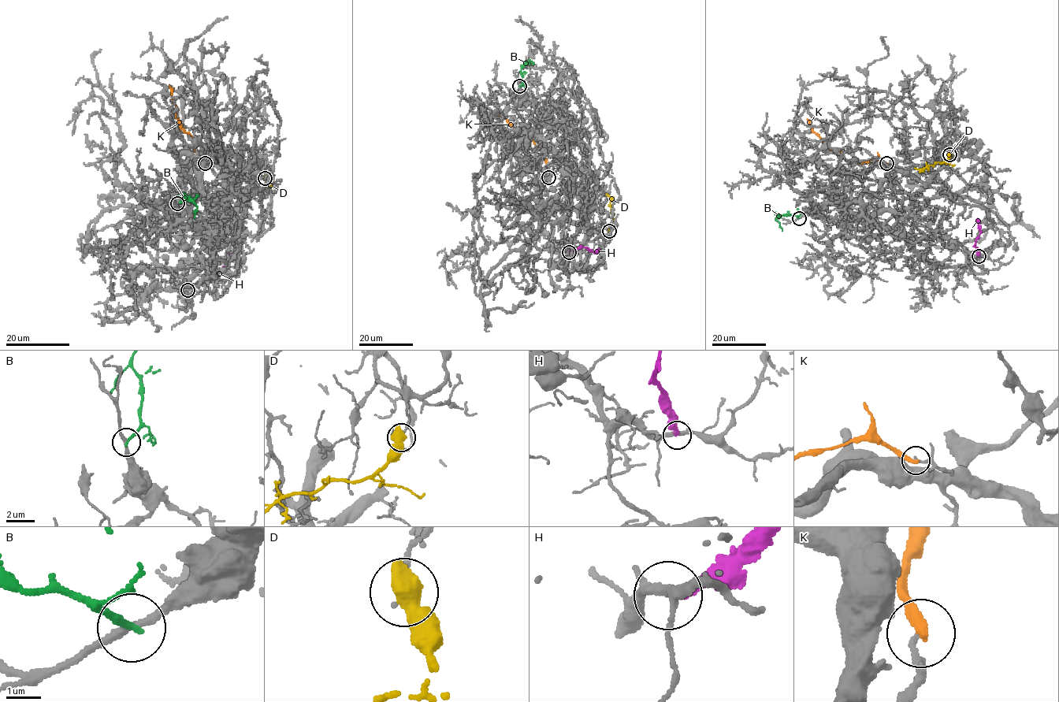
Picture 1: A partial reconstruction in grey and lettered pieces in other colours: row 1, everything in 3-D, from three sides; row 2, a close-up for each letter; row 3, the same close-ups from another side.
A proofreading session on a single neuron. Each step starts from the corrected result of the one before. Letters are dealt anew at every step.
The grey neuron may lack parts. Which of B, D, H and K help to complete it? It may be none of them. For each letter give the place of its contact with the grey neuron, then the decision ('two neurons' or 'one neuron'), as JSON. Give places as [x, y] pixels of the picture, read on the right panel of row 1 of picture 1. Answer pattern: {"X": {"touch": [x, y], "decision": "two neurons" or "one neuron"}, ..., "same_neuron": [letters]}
{"B": {"touch": [799, 218], "decision": "two neurons"}, "D": {"touch": [949, 154], "decision": "two neurons"}, "H": {"touch": [979, 256], "decision": "two neurons"}, "K": {"touch": [886, 163], "decision": "two neurons"}, "same_neuron": []}

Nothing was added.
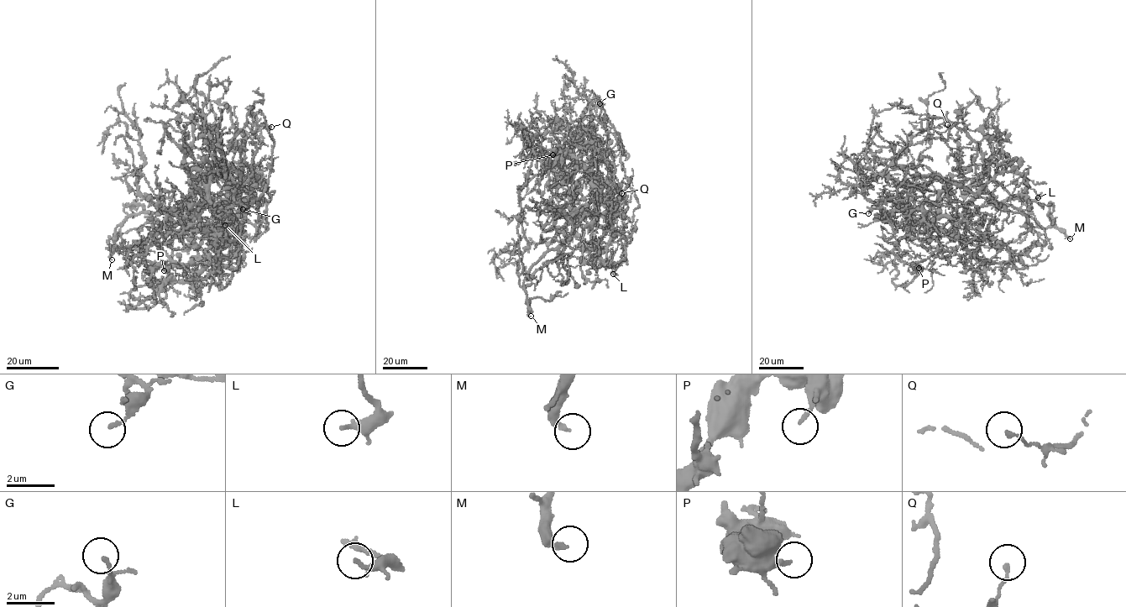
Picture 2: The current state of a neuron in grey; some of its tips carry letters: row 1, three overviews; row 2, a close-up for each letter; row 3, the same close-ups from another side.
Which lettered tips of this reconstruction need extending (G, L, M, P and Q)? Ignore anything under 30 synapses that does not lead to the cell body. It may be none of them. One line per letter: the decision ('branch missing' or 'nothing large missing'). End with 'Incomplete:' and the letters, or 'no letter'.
G: nothing large missing
L: nothing large missing
M: branch missing
P: nothing large missing
Q: nothing large missing
Incomplete: M

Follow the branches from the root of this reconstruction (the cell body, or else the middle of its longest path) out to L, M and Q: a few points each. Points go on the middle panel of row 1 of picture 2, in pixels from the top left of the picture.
L: (573, 144), (574, 157), (586, 167), (595, 187), (608, 200), (613, 211), (606, 259), (613, 274)
M: (573, 144), (557, 159), (559, 168), (575, 184), (574, 230), (531, 267), (525, 279), (531, 316)
Q: (573, 144), (574, 157), (586, 167), (596, 189), (610, 204), (614, 216), (609, 227), (604, 213), (621, 193)

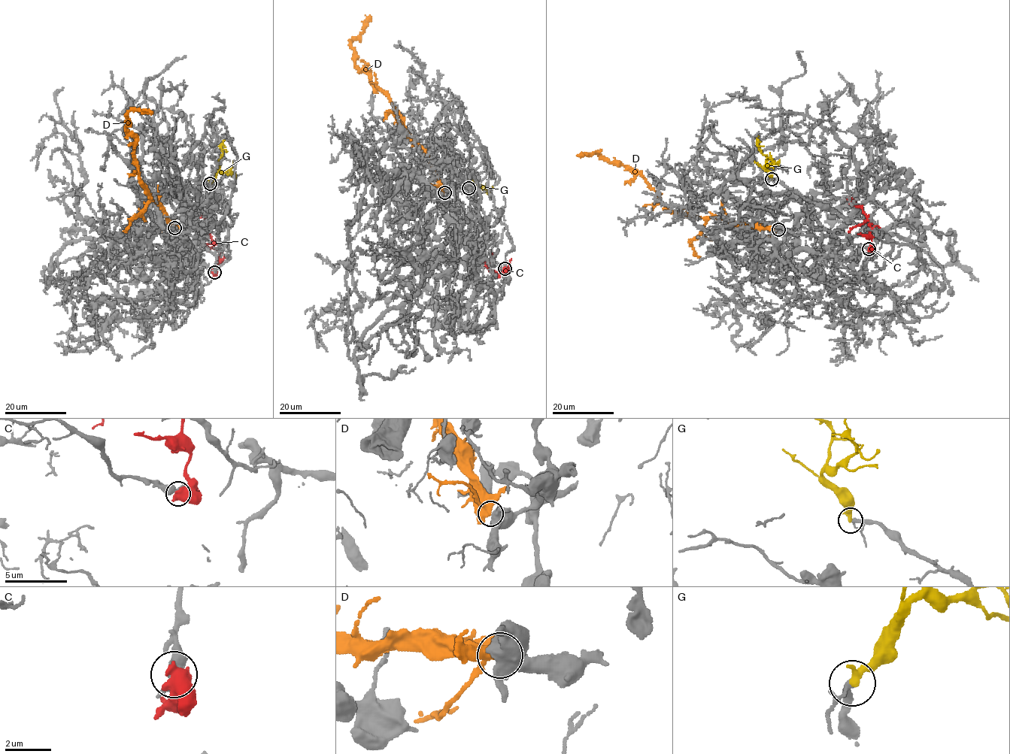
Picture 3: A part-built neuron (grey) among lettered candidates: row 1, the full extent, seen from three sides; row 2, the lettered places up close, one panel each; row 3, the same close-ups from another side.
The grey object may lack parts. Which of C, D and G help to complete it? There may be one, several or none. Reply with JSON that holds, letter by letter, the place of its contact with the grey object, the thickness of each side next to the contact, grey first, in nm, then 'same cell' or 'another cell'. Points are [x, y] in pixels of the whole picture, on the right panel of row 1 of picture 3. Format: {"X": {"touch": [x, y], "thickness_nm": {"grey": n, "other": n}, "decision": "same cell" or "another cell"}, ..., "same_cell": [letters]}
{"C": {"touch": [868, 249], "thickness_nm": {"grey": 320, "other": 750}, "decision": "another cell"}, "D": {"touch": [778, 229], "thickness_nm": {"grey": 500, "other": 360}, "decision": "another cell"}, "G": {"touch": [771, 179], "thickness_nm": {"grey": 200, "other": 360}, "decision": "same cell"}, "same_cell": ["G"]}

